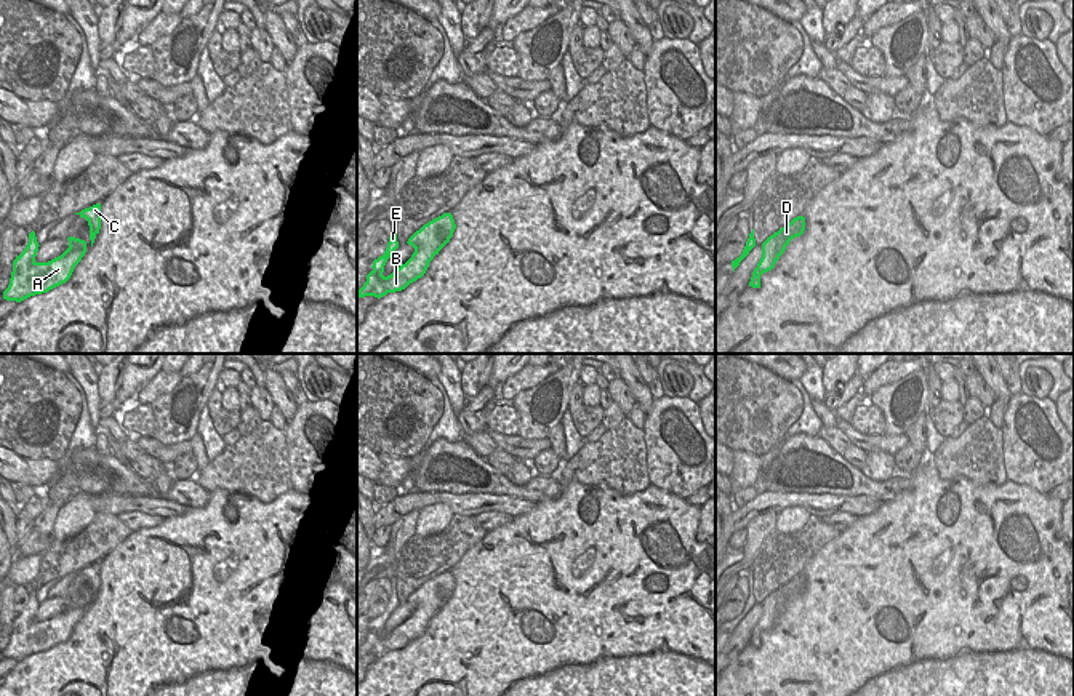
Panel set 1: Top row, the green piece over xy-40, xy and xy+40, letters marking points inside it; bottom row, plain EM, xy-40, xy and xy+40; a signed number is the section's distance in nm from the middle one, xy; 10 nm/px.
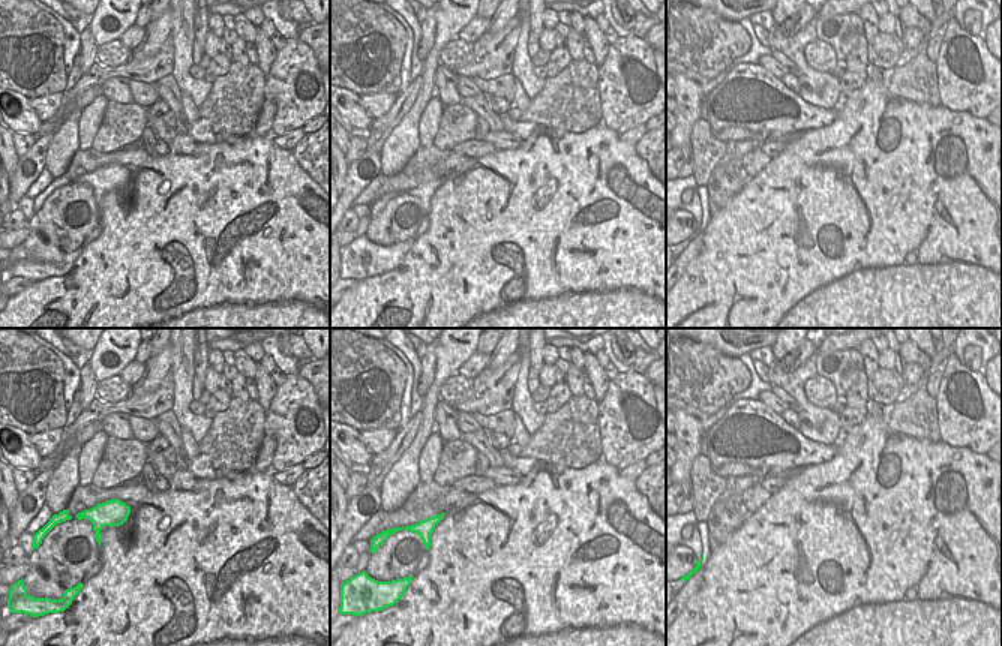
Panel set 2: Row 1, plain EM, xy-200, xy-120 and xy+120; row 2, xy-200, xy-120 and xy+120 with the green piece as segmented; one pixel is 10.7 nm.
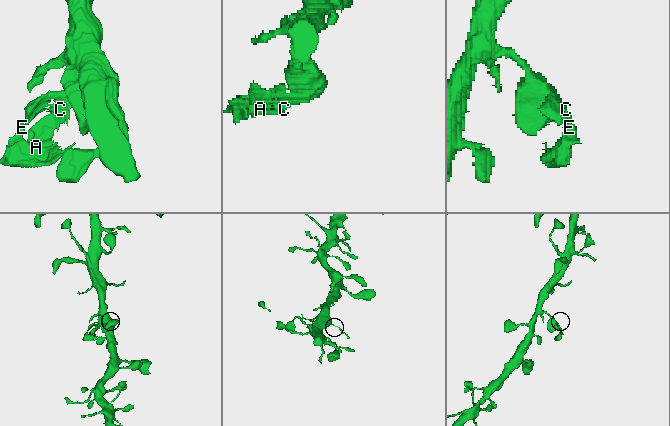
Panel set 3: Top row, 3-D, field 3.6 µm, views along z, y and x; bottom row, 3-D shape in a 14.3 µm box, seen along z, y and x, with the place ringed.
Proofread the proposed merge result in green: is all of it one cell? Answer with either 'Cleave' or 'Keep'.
Cleave.

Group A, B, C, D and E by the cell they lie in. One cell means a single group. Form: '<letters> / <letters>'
A B D E / C

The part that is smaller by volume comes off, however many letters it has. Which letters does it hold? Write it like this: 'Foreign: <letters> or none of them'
Foreign: A, B, D, E

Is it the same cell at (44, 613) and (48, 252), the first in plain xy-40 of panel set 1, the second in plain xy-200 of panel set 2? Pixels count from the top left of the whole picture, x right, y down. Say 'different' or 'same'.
different

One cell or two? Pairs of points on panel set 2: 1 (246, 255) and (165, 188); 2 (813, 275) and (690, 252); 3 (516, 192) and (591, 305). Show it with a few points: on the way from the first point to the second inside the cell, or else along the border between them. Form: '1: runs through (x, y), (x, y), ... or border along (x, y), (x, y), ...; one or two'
1: runs through (218, 267), (207, 264), (191, 237), (170, 216); one
2: border along (704, 233), (701, 252), (681, 276); two
3: runs through (521, 228), (530, 252), (554, 279), (555, 299); one

